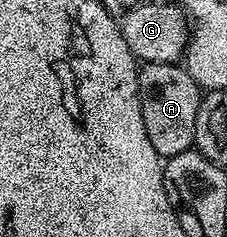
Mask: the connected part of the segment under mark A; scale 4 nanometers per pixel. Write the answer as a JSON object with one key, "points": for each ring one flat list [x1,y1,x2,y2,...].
{"points":[[147,63,138,70,139,97,143,125,147,125,147,137,158,157,178,155,193,147,195,117,203,94,202,88,177,63]]}

